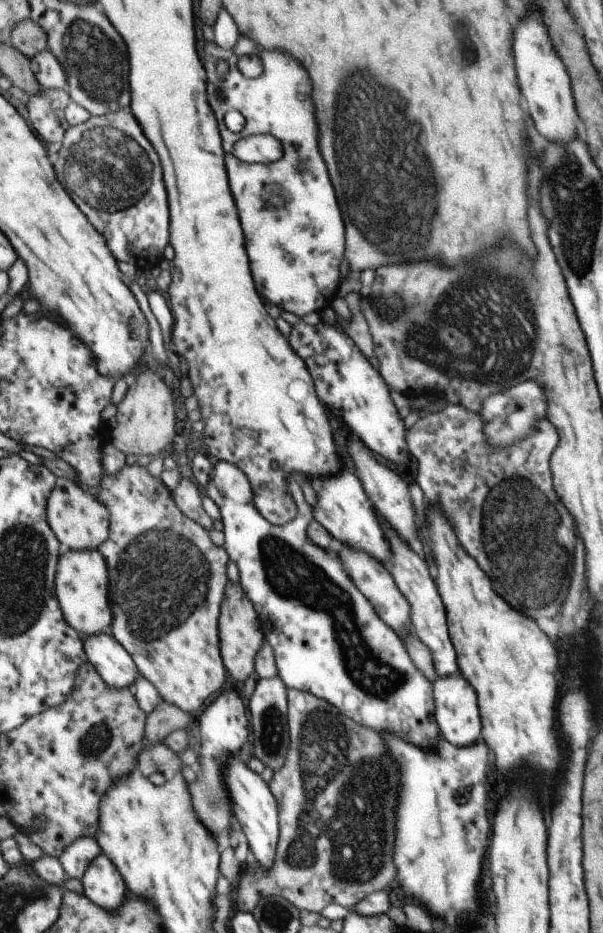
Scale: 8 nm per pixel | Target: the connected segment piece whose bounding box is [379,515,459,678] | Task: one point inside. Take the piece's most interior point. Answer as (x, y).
(429, 615)

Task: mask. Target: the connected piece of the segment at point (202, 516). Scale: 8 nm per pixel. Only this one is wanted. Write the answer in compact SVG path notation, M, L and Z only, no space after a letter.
M183 478L175 491L173 492L174 500L179 506L179 510L191 518L194 522L200 523L206 530L214 529L215 522L213 518L205 512L203 508L203 496L201 488L195 481L191 482L190 478Z

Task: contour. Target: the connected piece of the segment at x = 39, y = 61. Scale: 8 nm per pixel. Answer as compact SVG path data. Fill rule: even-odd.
M49 49L37 54L31 60L31 64L32 70L35 72L35 78L39 80L39 84L44 89L69 90L67 72Z

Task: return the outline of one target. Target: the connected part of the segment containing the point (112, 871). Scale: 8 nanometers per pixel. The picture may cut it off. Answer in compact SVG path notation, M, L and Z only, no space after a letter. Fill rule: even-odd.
M103 853L87 870L82 882L84 895L109 910L117 910L127 896L127 884L119 868Z

